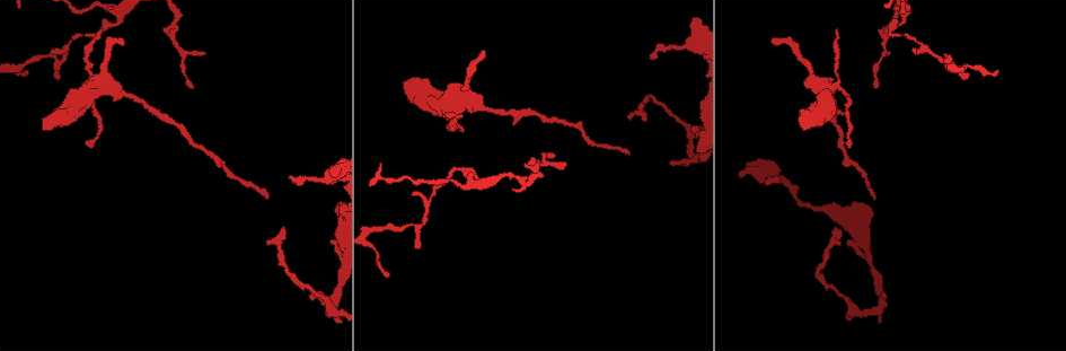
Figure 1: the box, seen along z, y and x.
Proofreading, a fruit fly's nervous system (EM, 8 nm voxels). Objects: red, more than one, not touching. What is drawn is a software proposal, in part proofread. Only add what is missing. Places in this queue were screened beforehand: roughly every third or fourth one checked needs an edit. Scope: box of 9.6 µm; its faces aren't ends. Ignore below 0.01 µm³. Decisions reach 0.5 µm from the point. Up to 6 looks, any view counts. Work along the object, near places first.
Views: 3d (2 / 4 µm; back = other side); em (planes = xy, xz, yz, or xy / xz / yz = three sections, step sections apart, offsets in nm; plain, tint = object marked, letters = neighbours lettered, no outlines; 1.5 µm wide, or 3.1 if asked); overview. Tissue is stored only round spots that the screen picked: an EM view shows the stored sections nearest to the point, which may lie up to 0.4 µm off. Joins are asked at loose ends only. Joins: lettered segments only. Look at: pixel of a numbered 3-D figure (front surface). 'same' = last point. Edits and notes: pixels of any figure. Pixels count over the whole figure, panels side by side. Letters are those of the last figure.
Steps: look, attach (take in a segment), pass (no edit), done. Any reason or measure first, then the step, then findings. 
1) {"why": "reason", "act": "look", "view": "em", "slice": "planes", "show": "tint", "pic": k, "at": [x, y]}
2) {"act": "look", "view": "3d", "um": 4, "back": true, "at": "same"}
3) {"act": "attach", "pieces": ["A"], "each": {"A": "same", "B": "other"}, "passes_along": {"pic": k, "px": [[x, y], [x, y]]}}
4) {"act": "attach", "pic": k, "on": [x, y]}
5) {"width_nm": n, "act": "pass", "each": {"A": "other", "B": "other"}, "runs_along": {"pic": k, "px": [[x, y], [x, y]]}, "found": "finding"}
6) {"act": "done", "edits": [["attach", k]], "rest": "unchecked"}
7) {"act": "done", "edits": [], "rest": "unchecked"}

{"why": "thick end", "act": "look", "view": "3d", "um": 2, "back": true, "pic": 1, "at": [43, 127]}

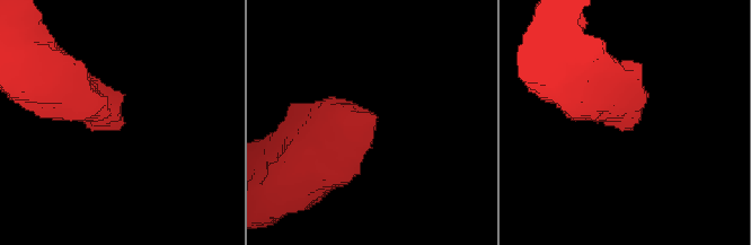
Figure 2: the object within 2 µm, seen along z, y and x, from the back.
{"act": "look", "view": "em", "slice": "xz", "step": 4, "show": "tint", "pic": 2, "at": [373, 115]}

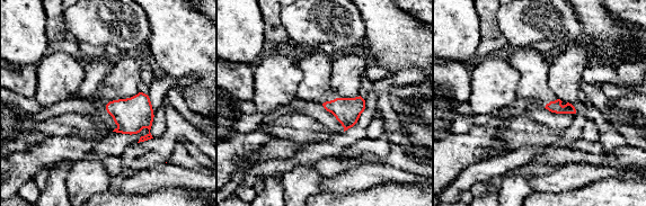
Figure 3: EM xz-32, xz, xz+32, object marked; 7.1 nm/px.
{"why": "cut it another way", "act": "look", "view": "em", "slice": "planes", "show": "letters", "at": "same"}

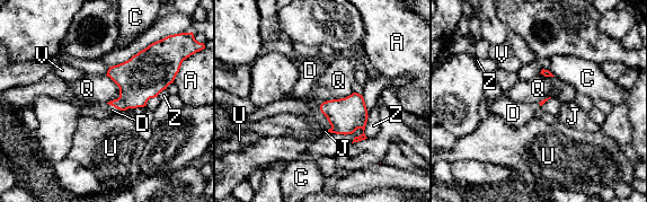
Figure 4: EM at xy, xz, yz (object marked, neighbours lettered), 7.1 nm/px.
{"act": "attach", "pieces": ["D"], "each": {"A": "other", "C": "other", "D": "same", "J": "other", "Q": "other", "U": "other", "V": "other", "Z": "other"}, "passes_along": {"pic": 4, "px": [[138, 80], [113, 105], [112, 110]]}, "found": "it goes on there"}

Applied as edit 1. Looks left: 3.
{"why": "free end", "act": "look", "view": "em", "slice": "xz", "step": 8, "show": "tint", "pic": 1, "at": [420, 247]}

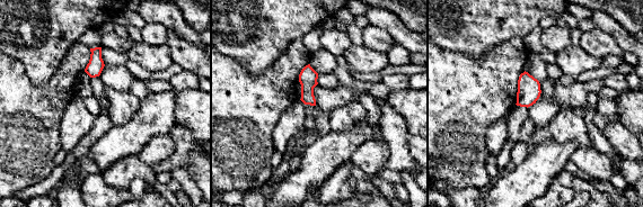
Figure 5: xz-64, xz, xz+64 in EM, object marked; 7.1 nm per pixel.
{"act": "look", "view": "em", "slice": "planes", "show": "letters", "at": "same"}

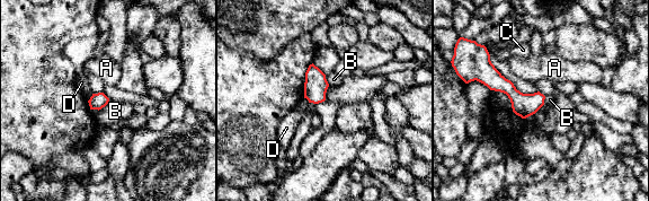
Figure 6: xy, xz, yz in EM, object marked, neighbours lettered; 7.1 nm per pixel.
{"act": "pass", "each": {"A": "other", "B": "other", "C": "other", "D": "other"}, "runs_along": {"pic": 6, "px": [[479, 73], [522, 102], [541, 102]]}, "found": "no lettered segment goes on from it"}

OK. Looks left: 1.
{"why": "branch stops here", "act": "look", "view": "em", "slice": "planes", "show": "letters", "pic": 1, "at": [739, 173]}

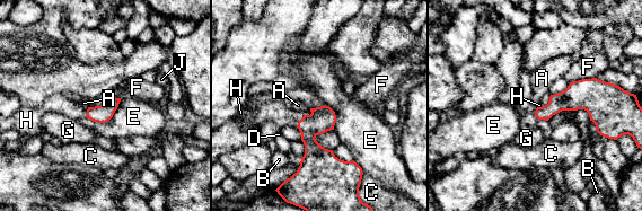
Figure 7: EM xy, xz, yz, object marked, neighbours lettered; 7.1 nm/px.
{"act": "attach", "pieces": ["H"], "each": {"A": "other", "B": "other", "C": "other", "D": "other", "E": "other", "F": "other", "G": "other", "H": "same", "J": "other"}, "passes_along": {"pic": 7, "px": [[323, 119], [304, 116], [282, 114]]}, "found": "the cell continues"}

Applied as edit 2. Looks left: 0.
{"act": "done", "edits": [["attach", 4], ["attach", 7]], "rest": "unchecked"}

